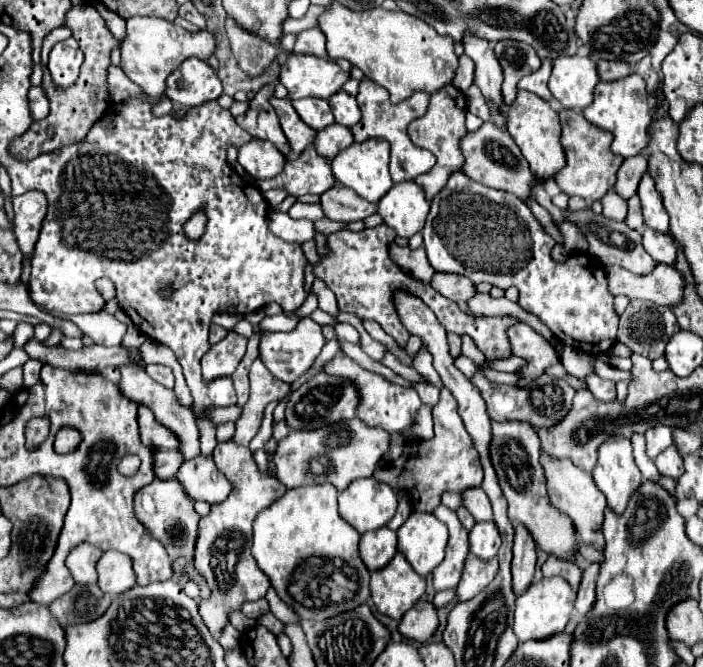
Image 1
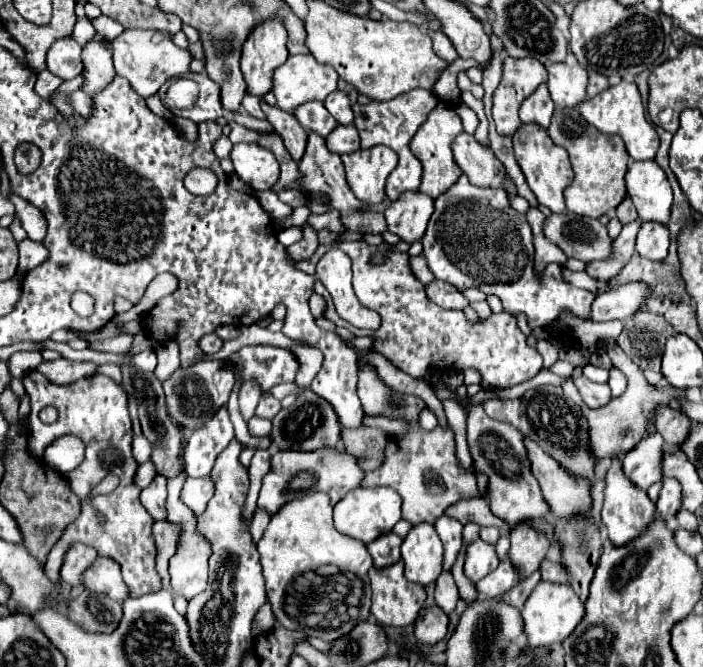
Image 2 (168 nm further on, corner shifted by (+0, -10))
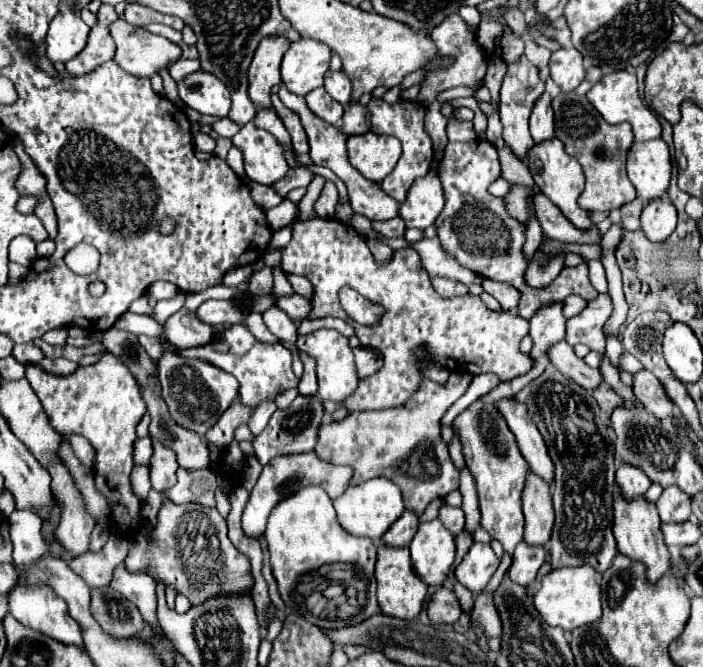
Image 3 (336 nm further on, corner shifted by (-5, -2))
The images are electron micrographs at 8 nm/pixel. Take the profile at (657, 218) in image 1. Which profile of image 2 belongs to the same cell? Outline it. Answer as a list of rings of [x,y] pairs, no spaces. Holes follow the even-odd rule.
[[[655,160],[633,162],[625,174],[625,186],[643,222],[669,222],[673,194],[663,168]]]

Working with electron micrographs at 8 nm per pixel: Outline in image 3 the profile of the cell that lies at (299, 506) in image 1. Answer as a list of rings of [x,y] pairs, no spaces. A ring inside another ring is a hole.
[[[306,486],[298,494],[282,500],[272,510],[264,536],[270,550],[272,574],[288,612],[298,614],[324,630],[356,626],[378,612],[374,578],[376,546],[370,538],[352,536],[338,524],[332,500],[320,486]],[[336,562],[354,568],[354,584],[348,586],[338,582],[338,576],[332,576],[332,570],[324,568],[326,564]],[[328,572],[330,576],[326,576]],[[364,588],[366,592],[352,592]]]

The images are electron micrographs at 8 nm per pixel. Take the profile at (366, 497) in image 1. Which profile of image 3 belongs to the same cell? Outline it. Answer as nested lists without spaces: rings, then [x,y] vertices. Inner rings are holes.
[[[372,478],[358,486],[348,486],[346,492],[334,500],[334,508],[338,514],[340,526],[354,536],[368,536],[374,542],[382,538],[382,534],[402,516],[404,502],[400,488],[388,478]]]

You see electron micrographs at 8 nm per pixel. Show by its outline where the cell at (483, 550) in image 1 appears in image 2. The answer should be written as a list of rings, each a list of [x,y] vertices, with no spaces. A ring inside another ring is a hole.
[[[475,540],[473,544],[467,546],[465,554],[465,576],[475,584],[481,578],[485,578],[495,566],[499,564],[499,558],[495,554],[495,546]]]

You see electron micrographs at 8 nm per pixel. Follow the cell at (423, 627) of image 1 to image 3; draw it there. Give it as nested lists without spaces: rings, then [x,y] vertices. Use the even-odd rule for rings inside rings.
[[[448,586],[438,588],[428,602],[428,618],[432,624],[454,624],[458,622],[460,614],[462,608],[458,604],[458,598]]]

